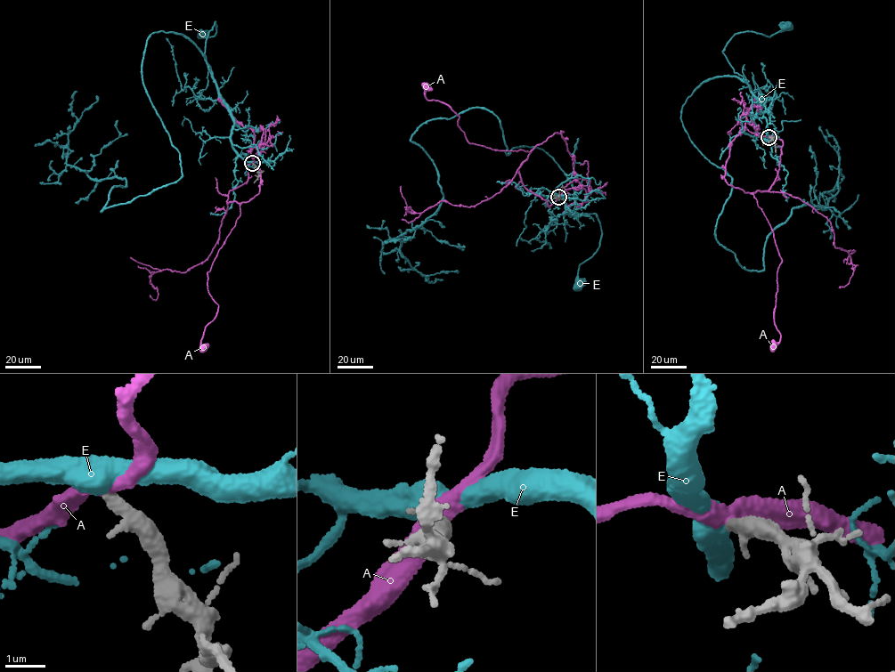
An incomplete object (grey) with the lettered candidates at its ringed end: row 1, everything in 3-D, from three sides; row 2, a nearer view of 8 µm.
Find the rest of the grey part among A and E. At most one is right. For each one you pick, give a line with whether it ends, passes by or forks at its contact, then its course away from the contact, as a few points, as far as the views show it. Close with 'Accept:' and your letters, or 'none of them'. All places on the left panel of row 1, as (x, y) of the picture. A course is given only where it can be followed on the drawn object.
E: it passes by | via (252, 162), (234, 149), (231, 110), (204, 54), (215, 22), (214, 36), (202, 35)
Accept: E

